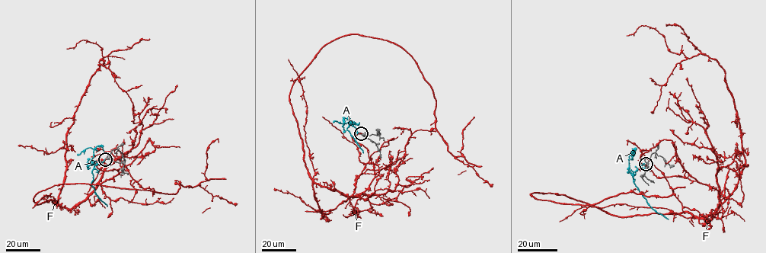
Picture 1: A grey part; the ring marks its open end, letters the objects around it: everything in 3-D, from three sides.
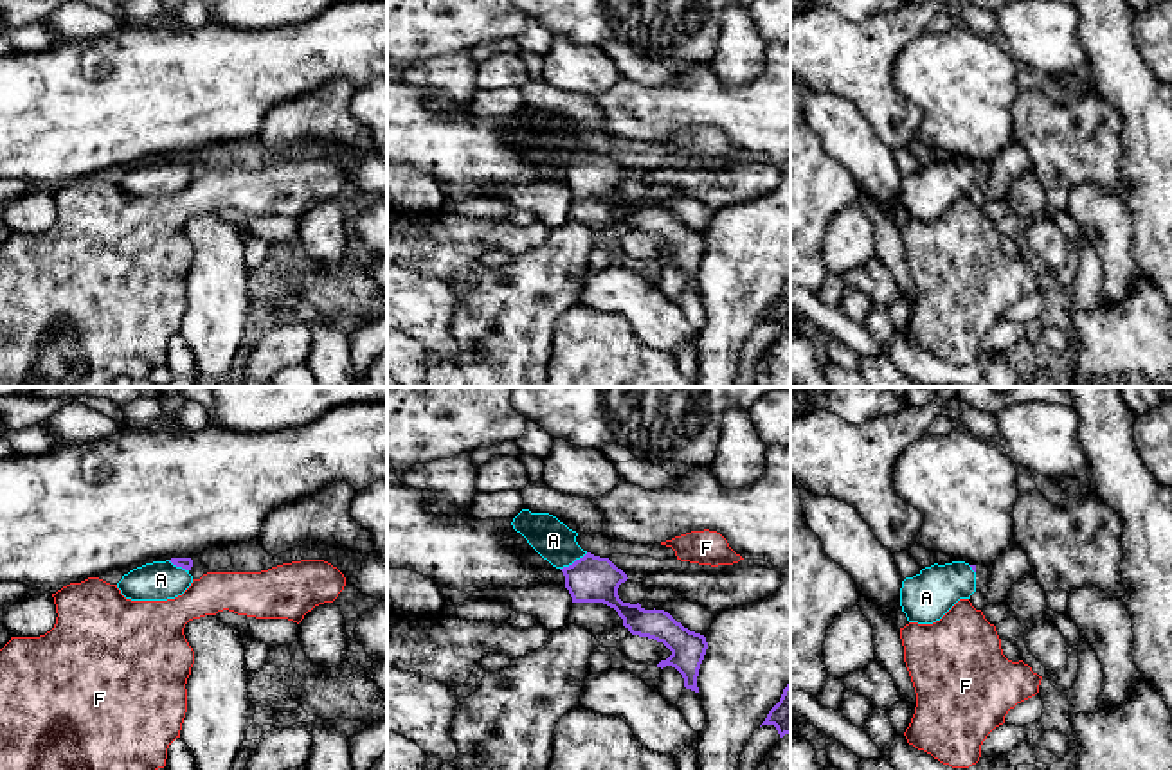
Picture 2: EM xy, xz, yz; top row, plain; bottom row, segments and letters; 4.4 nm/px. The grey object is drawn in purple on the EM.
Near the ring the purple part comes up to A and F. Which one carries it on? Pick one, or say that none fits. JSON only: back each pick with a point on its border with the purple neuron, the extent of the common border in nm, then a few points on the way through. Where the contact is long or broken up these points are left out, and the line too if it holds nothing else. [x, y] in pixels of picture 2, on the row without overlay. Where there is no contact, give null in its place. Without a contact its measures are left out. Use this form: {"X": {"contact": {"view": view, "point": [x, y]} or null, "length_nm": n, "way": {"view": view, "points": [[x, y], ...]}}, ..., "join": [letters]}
{"A": {"contact": {"view": "xz", "point": [575, 159]}, "length_nm": 150, "way": {"view": "xz", "points": [[591, 175], [575, 159], [553, 137]]}}, "join": ["A"]}

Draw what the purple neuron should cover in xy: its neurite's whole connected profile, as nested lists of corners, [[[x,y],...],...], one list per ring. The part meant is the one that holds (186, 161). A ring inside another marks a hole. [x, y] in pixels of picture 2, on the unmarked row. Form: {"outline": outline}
{"outline": [[[171,155],[137,164],[122,173],[117,185],[131,198],[167,198],[182,192],[193,180],[191,155]]]}

